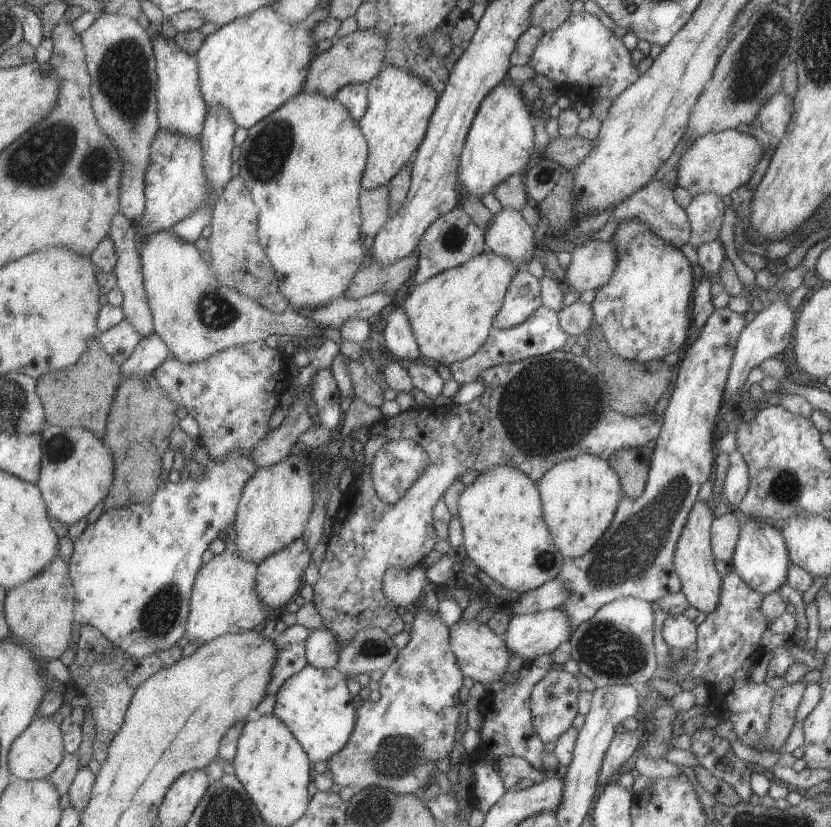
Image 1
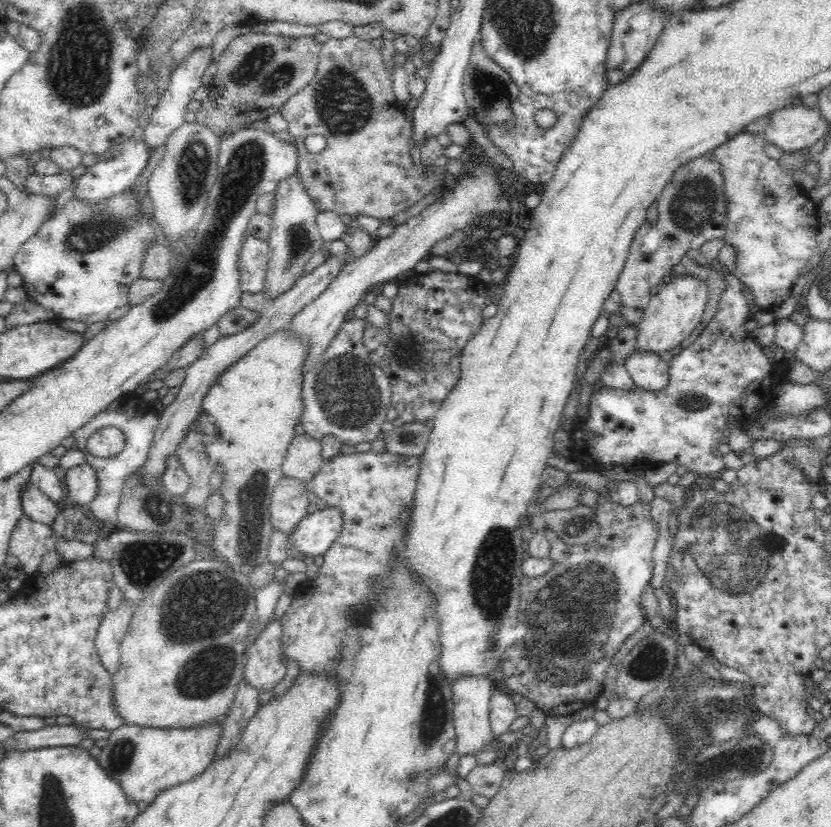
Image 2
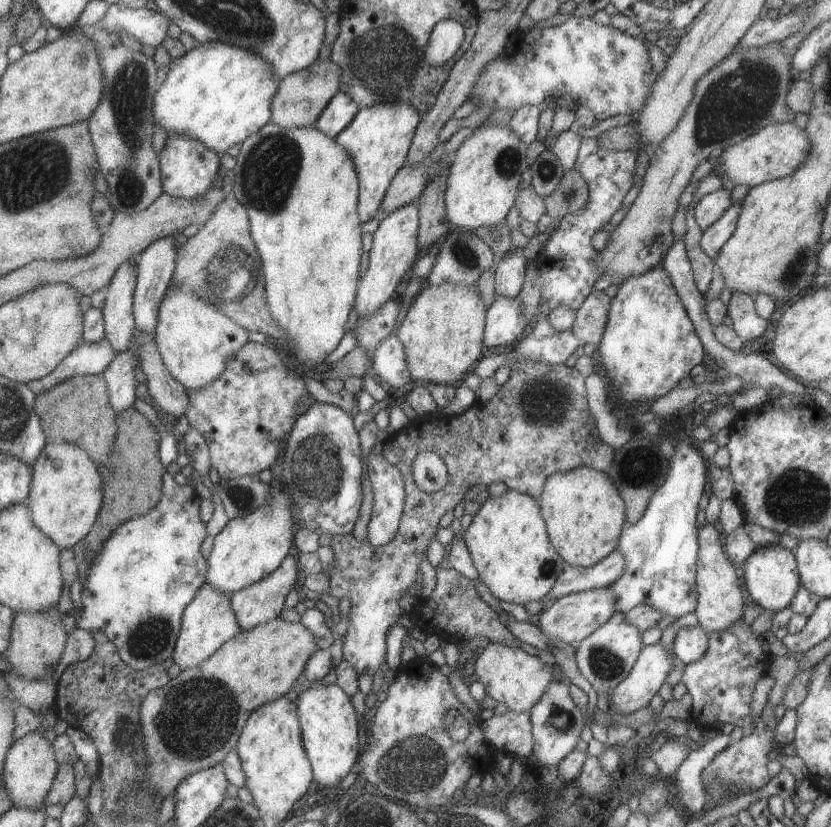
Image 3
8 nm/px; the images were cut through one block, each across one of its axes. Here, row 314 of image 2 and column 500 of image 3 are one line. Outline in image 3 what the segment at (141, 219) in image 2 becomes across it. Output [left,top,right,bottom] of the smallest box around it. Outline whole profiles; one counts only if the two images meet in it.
[470,16,656,121]

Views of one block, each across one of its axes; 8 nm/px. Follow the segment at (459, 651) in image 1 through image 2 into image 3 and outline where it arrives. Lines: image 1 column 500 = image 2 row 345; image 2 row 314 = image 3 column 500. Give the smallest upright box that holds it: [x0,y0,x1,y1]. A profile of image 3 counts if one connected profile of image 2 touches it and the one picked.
[472,641,553,712]

